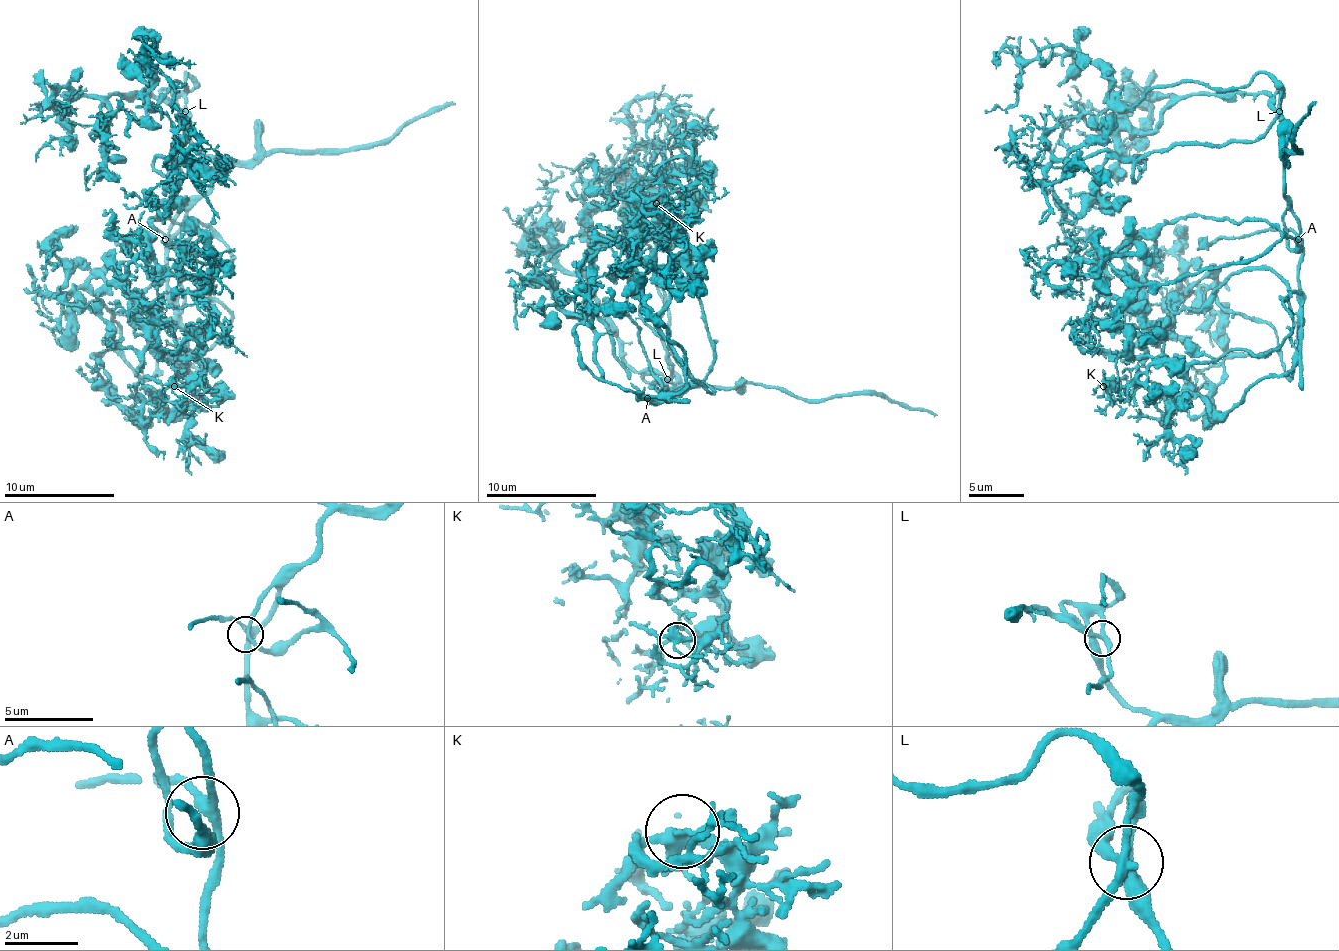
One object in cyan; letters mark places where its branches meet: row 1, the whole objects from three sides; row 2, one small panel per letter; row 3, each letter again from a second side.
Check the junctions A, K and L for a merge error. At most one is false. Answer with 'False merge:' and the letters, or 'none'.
False merge: none

